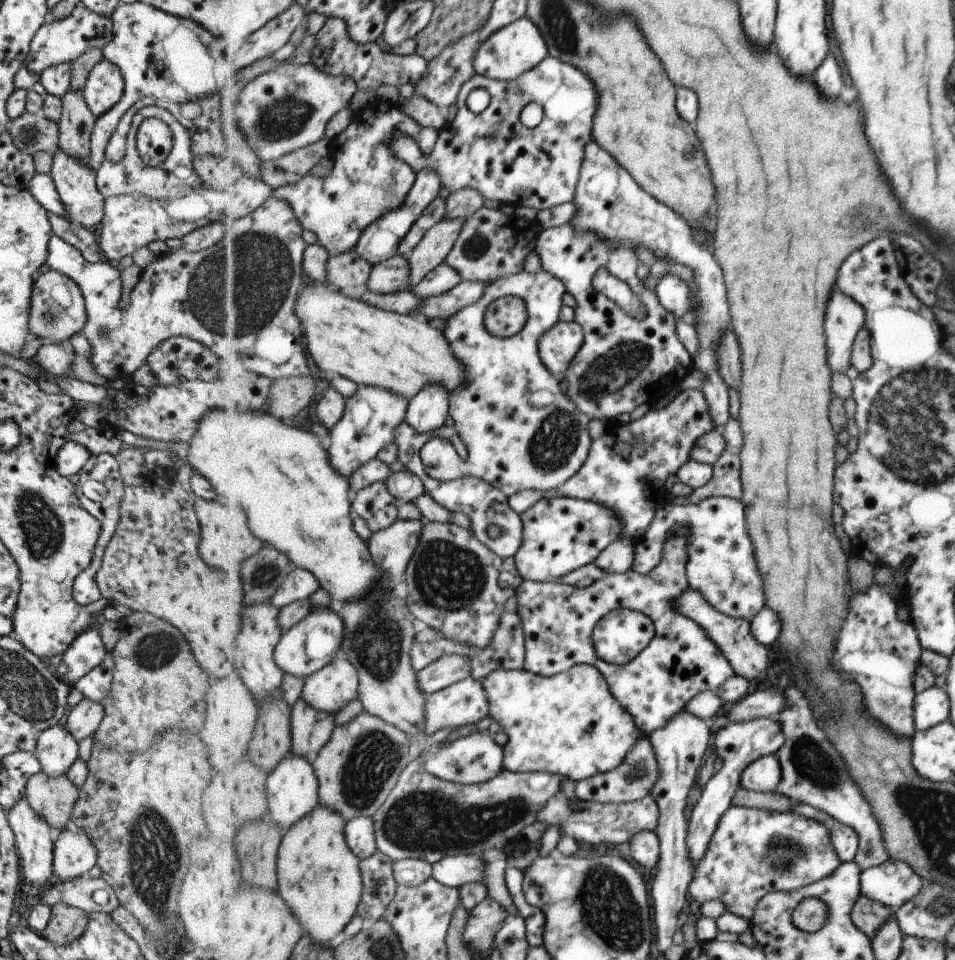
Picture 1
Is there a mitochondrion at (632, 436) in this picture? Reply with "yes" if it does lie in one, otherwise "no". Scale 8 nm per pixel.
no

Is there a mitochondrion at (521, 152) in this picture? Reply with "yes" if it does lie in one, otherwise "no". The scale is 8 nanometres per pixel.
no

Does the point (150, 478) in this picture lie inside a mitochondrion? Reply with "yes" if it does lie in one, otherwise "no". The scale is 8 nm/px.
no

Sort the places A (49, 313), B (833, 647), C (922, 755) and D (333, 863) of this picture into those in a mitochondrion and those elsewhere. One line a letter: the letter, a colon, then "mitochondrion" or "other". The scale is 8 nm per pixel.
A: mitochondrion
B: other
C: other
D: other

